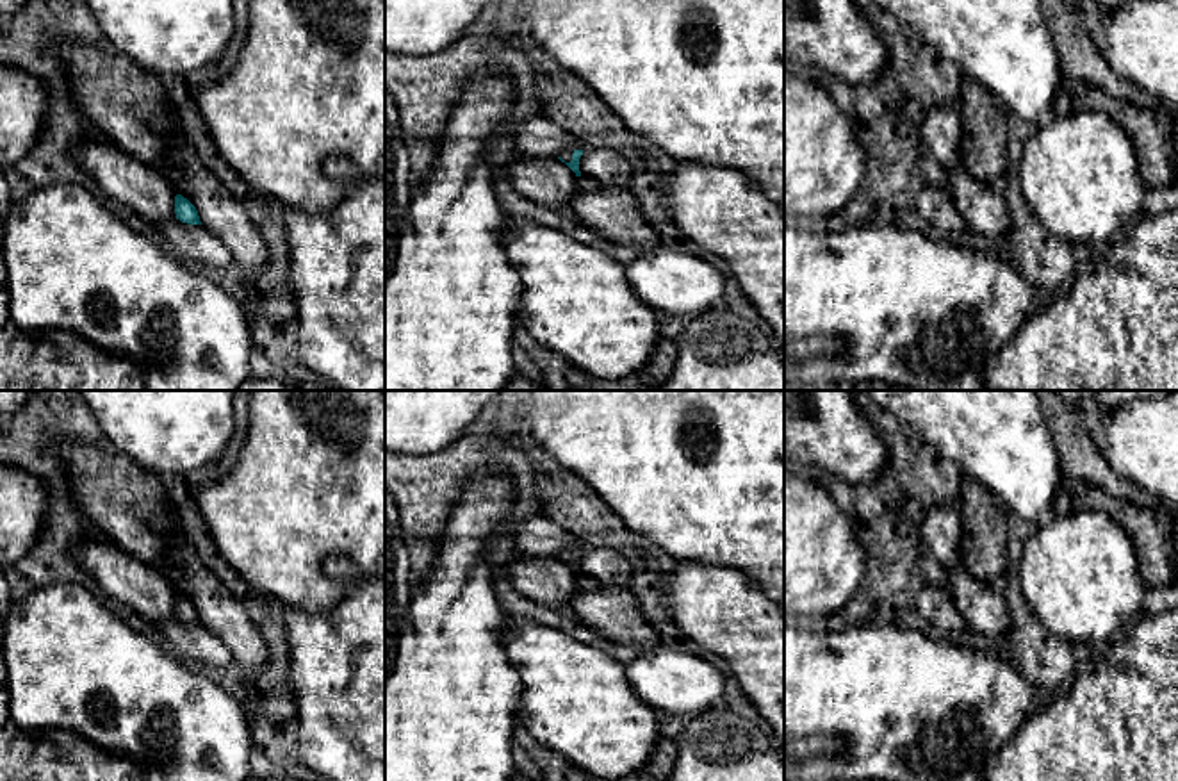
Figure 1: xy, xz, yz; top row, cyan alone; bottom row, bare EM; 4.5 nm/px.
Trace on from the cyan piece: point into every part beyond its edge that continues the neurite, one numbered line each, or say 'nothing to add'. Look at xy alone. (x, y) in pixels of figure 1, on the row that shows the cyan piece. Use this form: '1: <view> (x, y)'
nothing to add

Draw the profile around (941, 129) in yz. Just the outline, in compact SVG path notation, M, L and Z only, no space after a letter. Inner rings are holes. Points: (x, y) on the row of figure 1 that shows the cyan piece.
M932 105L923 114L923 148L948 173L964 164L961 152L961 121L957 105Z

